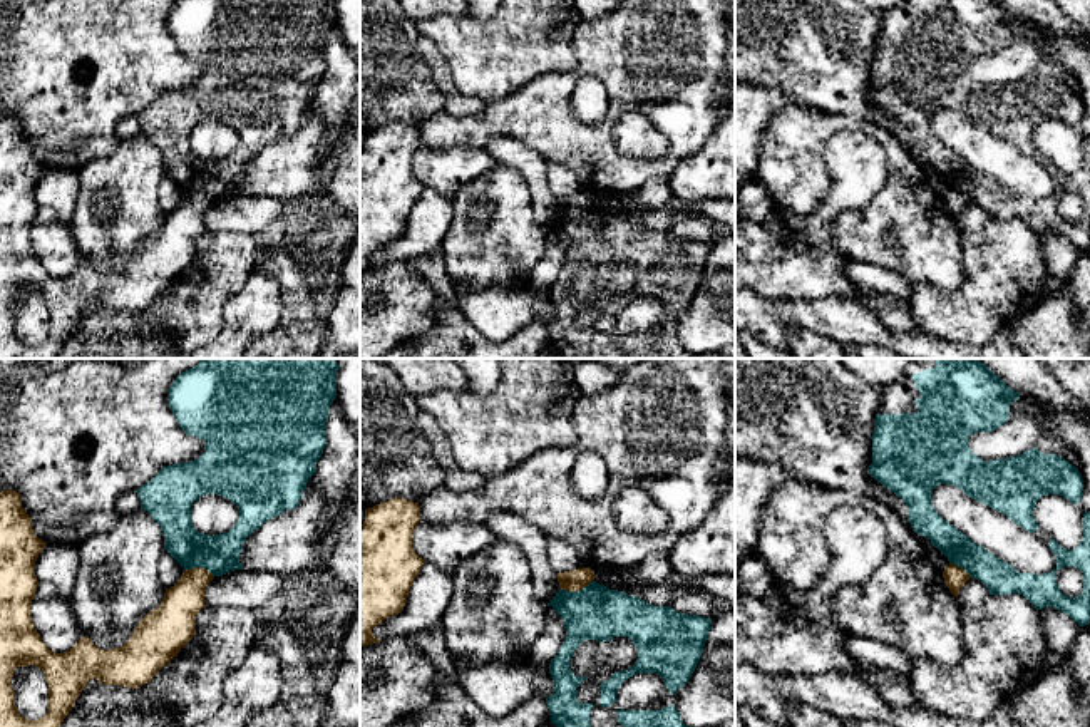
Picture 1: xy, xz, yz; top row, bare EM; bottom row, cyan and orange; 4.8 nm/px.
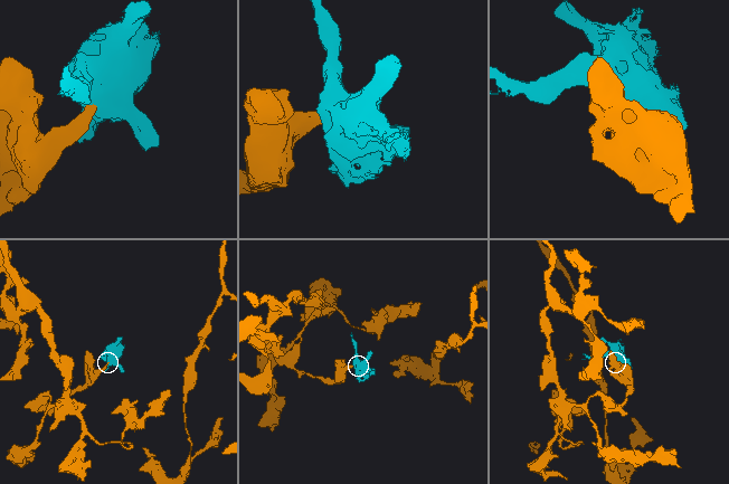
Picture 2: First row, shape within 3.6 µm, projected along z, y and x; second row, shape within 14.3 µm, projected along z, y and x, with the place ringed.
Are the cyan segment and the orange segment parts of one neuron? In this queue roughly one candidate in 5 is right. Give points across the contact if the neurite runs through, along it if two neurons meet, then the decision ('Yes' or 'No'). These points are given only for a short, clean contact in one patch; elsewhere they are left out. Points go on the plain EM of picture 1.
Boundary: xz (593, 205), (578, 215), (560, 213). No

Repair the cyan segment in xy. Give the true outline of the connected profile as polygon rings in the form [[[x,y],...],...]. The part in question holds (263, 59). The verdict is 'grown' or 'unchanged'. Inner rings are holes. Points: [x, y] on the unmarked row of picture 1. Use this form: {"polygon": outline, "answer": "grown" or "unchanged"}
{"polygon": [[[177,0],[167,17],[169,32],[179,49],[179,52],[206,67],[204,77],[189,87],[172,89],[162,92],[151,106],[141,111],[136,117],[141,126],[141,132],[151,139],[151,142],[161,151],[164,159],[164,174],[186,194],[204,193],[213,201],[221,201],[234,194],[241,194],[239,178],[246,162],[258,154],[263,147],[281,139],[285,134],[295,134],[301,124],[308,104],[315,99],[315,90],[325,74],[325,49],[328,34],[337,23],[337,0]],[[204,119],[218,119],[238,131],[239,141],[236,149],[223,159],[201,159],[191,149],[191,131]]], "answer": "unchanged"}

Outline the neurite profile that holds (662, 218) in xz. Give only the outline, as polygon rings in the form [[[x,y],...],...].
[[[620,193],[620,194],[593,194],[594,201],[618,201],[626,206],[625,216],[631,221],[638,221],[648,229],[653,231],[670,231],[671,224],[680,218],[678,211],[675,211],[670,204],[655,209],[635,209],[631,206],[633,193]]]

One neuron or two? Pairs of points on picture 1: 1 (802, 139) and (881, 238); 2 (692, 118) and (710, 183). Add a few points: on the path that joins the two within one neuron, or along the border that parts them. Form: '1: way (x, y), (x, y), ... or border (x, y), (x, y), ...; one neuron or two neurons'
1: way (848, 124), (873, 129), (894, 149), (898, 193); one neuron
2: border (717, 121), (709, 138), (685, 156), (672, 175); two neurons

